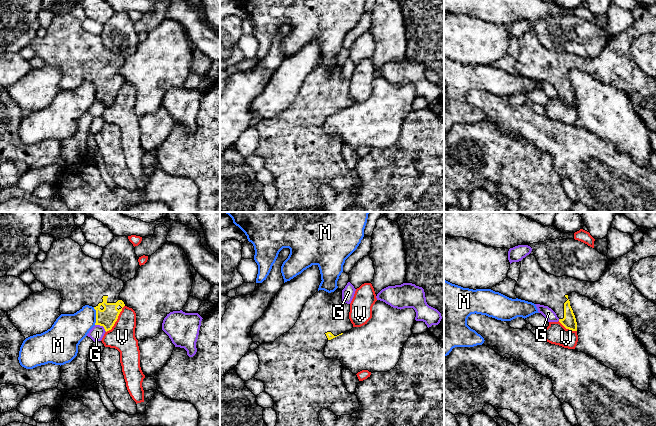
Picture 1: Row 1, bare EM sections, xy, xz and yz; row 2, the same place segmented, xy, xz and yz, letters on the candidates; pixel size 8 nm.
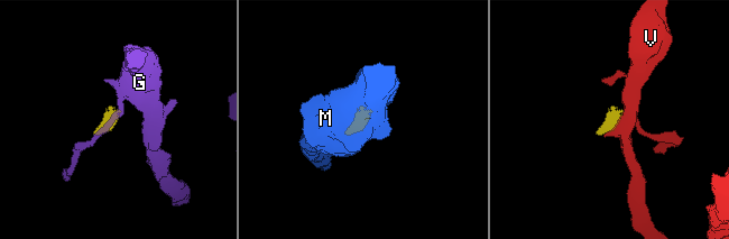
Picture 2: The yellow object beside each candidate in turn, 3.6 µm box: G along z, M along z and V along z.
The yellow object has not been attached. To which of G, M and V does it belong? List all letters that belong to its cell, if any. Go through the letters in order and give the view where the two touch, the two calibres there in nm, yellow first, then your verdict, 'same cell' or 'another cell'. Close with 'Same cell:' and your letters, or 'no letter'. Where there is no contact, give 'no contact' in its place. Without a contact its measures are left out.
G: meets yellow in xy; 150 nm thick on the yellow side, 110 nm on the other; another cell
M: meets yellow in xy; 150 nm thick on the yellow side, 260 nm on the other; another cell
V: meets yellow in xy; 150 nm thick on the yellow side, 200 nm on the other; another cell
Same cell: no letter

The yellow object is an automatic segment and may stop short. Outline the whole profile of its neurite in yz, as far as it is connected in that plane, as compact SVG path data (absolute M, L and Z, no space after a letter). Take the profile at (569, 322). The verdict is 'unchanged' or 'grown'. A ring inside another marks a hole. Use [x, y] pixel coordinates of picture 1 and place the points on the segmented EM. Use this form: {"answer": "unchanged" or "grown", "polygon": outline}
{"answer": "grown", "polygon": "M656 228L648 229L629 253L609 259L596 282L548 274L534 255L527 255L521 260L514 292L518 299L551 308L559 322L572 331L577 331L577 322L568 295L576 292L588 297L624 316L648 354L656 356L656 304L637 290L630 277L634 263L650 256L656 256Z"}

